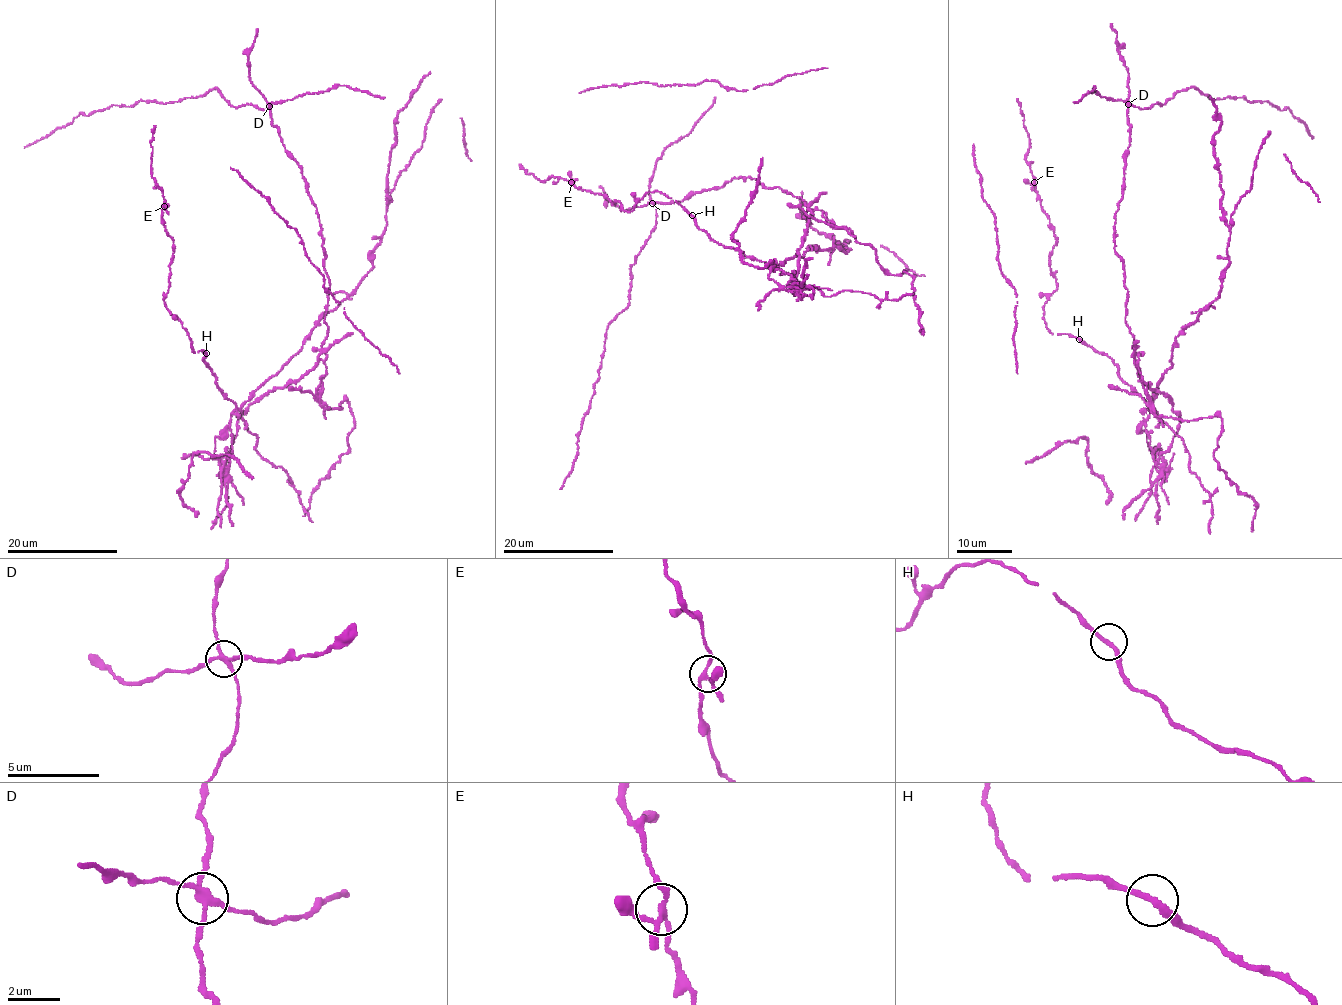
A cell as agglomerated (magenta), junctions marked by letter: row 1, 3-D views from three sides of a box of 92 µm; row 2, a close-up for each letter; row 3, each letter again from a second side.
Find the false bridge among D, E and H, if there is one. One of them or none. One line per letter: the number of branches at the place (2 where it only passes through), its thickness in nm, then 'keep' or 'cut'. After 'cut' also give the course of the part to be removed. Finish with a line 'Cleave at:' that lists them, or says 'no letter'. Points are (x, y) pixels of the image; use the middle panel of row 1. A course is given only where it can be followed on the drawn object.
D: branches 4; calibre 240 nm; cut; course (652, 202), (742, 176), (802, 198), (797, 295), (769, 269), (811, 245), (850, 249), (796, 216), (802, 191)
E: branches 4; calibre 180 nm; keep
H: branches 2; calibre 240 nm; keep
Cleave at: D

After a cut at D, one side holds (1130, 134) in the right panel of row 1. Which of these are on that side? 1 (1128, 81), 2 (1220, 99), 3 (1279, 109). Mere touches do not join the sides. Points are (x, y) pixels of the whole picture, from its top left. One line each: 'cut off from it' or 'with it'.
1: with it
2: cut off from it
3: cut off from it

